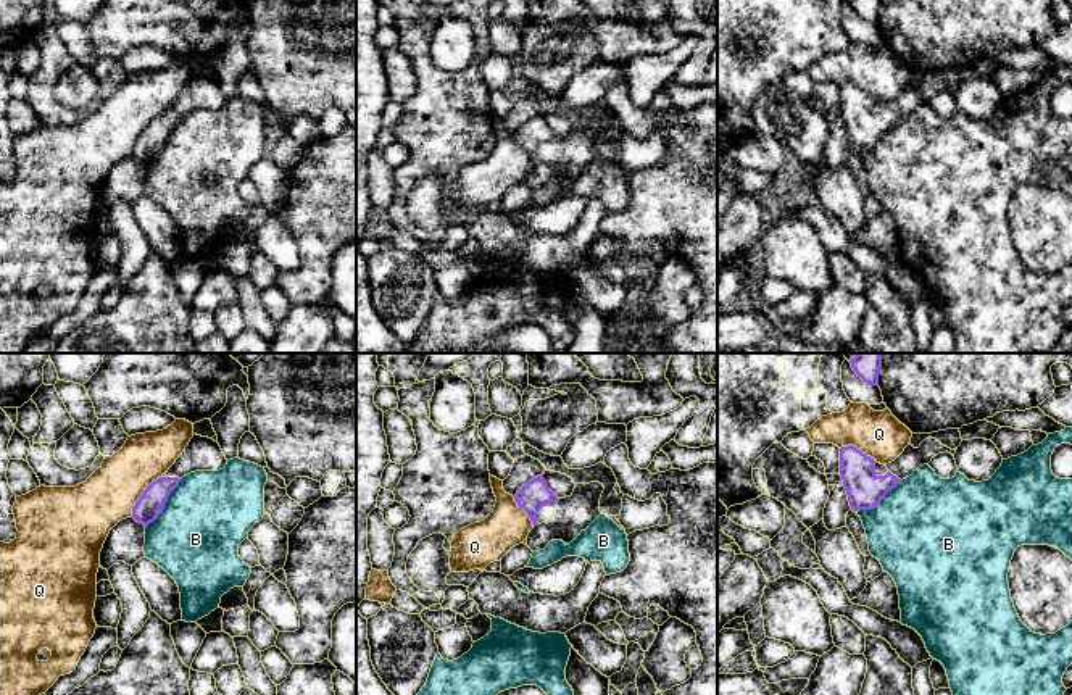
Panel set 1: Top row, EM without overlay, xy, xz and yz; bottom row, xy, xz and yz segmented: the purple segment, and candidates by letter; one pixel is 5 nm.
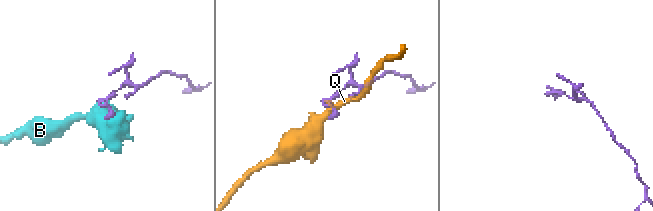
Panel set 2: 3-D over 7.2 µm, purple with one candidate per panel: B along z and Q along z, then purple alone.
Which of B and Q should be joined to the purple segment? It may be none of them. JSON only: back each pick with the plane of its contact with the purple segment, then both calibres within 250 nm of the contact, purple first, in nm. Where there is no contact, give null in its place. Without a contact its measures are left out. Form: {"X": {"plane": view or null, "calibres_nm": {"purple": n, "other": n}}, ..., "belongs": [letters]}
{"belongs": []}

